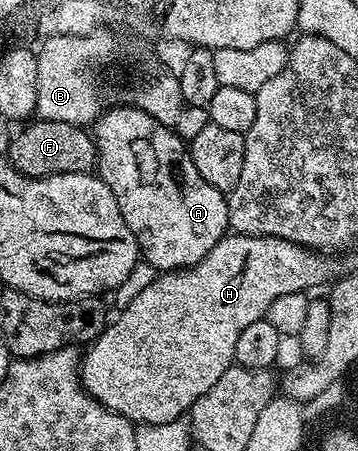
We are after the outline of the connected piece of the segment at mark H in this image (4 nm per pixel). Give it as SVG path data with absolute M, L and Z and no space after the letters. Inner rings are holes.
M232 232L226 233L225 237L219 240L219 244L215 244L215 248L211 248L211 252L207 252L207 256L203 256L203 260L199 260L199 264L186 266L184 270L171 270L158 273L156 275L157 279L154 282L147 283L126 304L125 311L114 322L112 319L106 325L102 334L84 351L81 359L82 386L84 386L85 391L98 404L106 406L111 412L123 415L124 418L128 418L134 424L167 424L168 422L175 421L177 418L186 417L189 411L192 410L195 400L199 400L199 396L203 396L203 392L207 392L207 388L211 388L211 384L215 384L215 380L219 380L219 376L223 376L223 372L227 372L227 368L234 365L235 344L239 340L239 335L243 332L243 328L248 328L250 324L262 321L267 308L271 308L271 304L275 304L275 300L279 300L279 296L309 292L312 291L312 286L321 286L325 281L328 283L334 277L332 274L337 270L337 262L333 258L336 257L330 256L325 252L310 250L308 246L296 246L295 243L288 242L282 238L251 236L250 234L235 234Z

